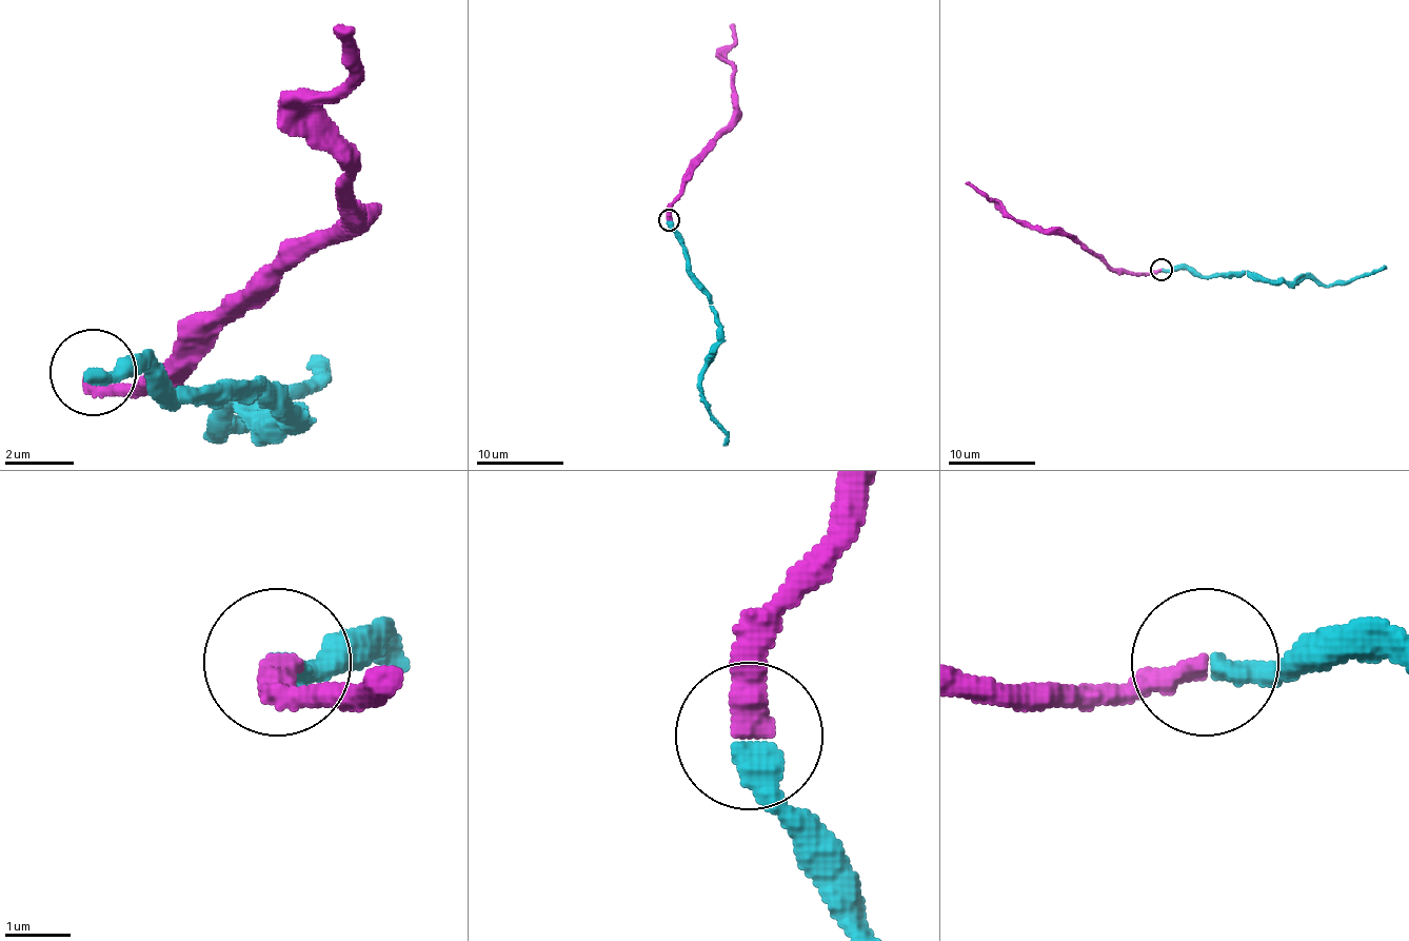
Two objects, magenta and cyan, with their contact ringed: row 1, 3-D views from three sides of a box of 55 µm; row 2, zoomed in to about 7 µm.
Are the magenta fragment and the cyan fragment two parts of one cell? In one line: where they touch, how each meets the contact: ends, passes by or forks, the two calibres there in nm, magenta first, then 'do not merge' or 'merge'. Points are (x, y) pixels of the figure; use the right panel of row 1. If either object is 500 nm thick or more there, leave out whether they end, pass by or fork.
place (1162, 270); magenta ends; cyan ends; calibres 400 and 400 nm; merge

